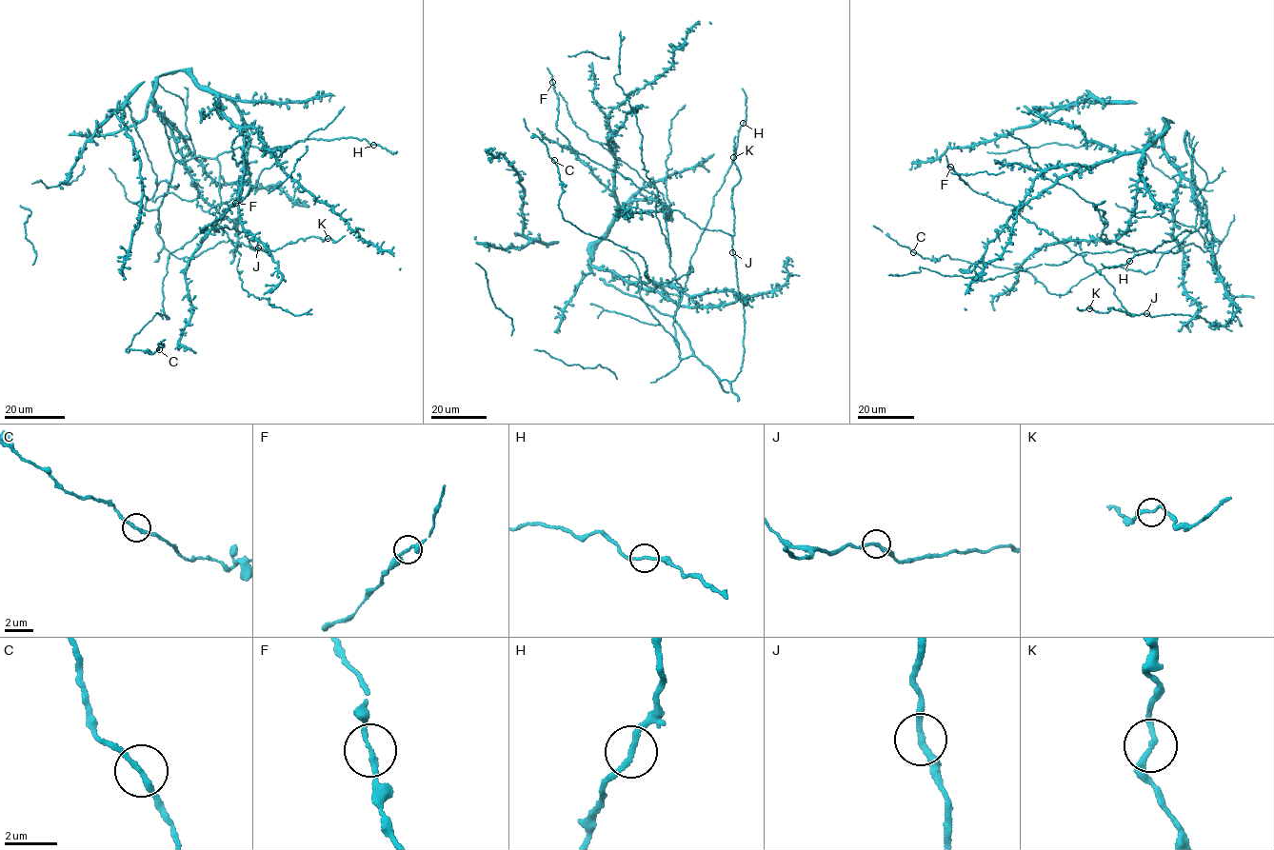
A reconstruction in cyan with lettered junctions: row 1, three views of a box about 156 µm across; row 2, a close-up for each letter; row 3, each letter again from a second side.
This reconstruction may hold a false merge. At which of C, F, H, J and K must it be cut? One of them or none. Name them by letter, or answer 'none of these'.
none of these

